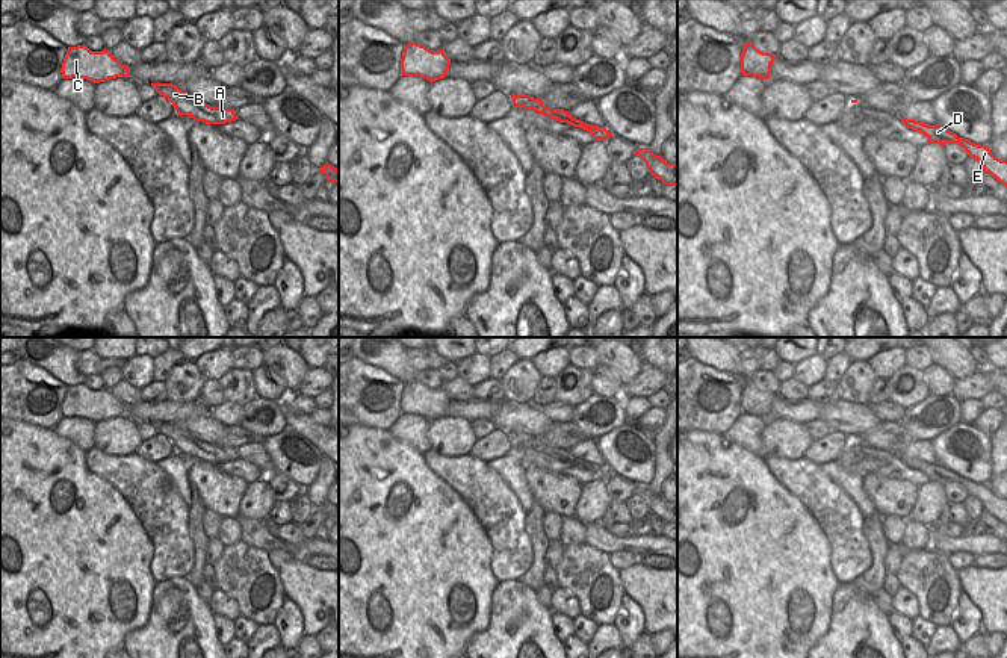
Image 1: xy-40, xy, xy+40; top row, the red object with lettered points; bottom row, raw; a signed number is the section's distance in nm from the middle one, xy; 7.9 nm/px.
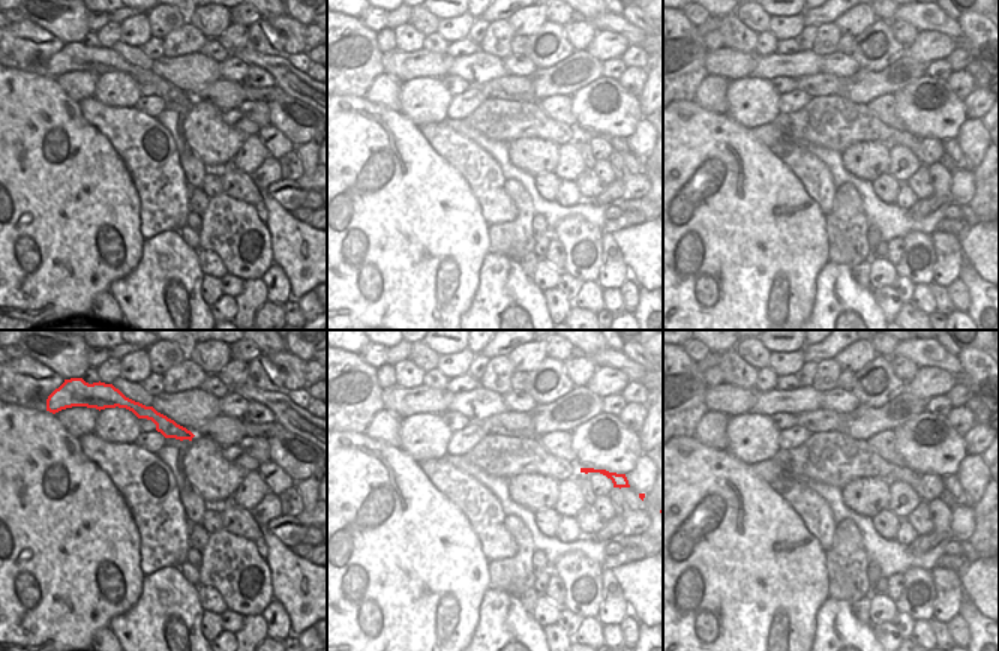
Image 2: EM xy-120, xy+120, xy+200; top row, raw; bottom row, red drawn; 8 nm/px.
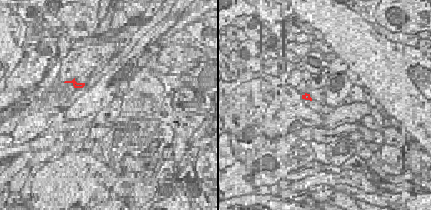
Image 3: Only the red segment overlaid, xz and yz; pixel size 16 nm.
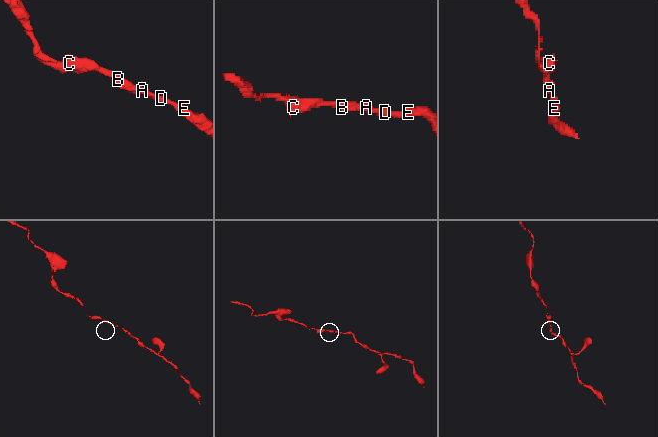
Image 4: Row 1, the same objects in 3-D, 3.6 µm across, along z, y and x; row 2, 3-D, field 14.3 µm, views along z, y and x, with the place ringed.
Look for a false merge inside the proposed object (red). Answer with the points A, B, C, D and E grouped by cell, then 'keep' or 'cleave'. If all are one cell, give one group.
A B C D E; keep

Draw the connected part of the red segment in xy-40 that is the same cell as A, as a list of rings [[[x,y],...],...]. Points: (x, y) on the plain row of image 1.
[[[151,422],[151,425],[159,434],[163,434],[172,442],[180,455],[189,454],[195,460],[203,460],[206,463],[225,463],[239,458],[234,448],[212,446],[172,422]]]

